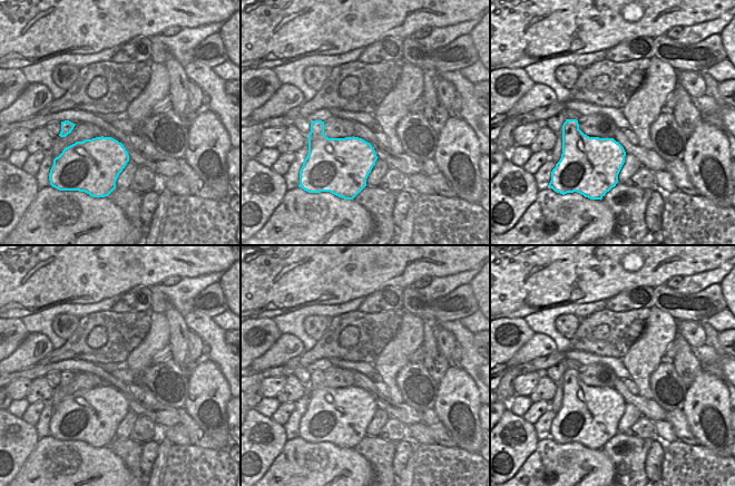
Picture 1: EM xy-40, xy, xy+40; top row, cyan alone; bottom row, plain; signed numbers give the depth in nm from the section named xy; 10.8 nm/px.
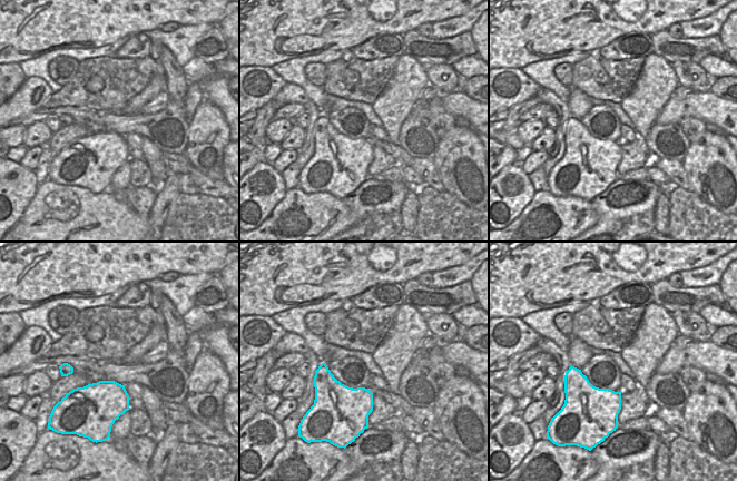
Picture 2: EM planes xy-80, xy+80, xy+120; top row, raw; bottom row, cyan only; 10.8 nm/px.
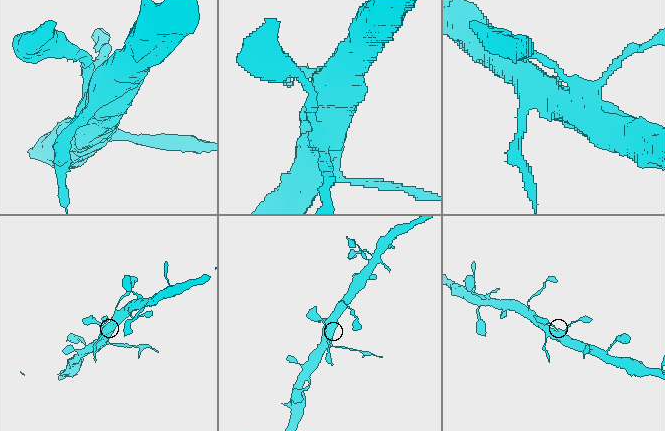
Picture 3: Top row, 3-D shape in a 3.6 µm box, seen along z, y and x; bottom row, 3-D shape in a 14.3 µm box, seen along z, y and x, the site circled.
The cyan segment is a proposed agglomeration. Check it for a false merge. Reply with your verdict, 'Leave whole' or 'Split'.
Leave whole.

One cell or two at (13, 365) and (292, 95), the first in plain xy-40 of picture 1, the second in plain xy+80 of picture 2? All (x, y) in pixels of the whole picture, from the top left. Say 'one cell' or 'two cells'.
one cell

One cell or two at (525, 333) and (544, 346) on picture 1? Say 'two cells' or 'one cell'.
two cells

